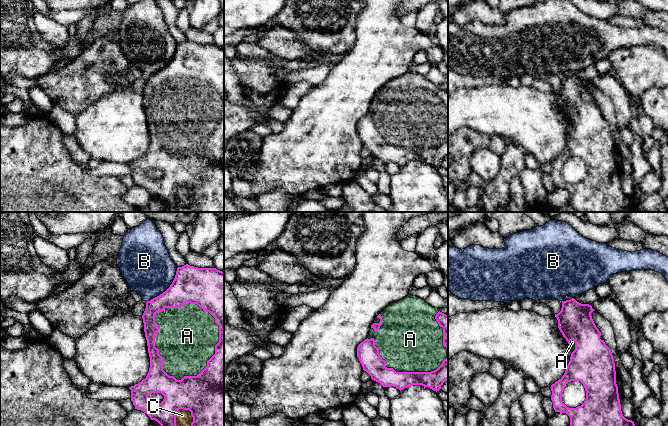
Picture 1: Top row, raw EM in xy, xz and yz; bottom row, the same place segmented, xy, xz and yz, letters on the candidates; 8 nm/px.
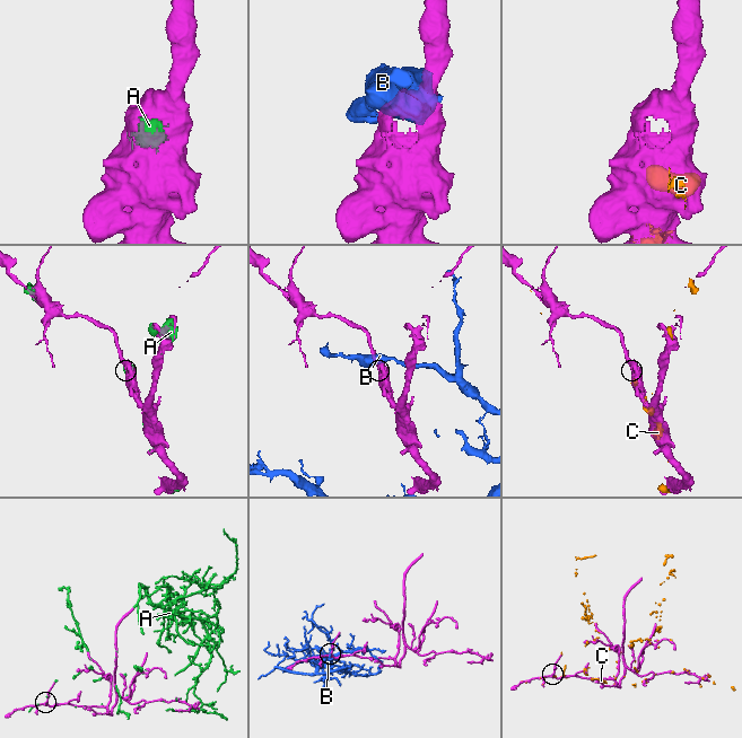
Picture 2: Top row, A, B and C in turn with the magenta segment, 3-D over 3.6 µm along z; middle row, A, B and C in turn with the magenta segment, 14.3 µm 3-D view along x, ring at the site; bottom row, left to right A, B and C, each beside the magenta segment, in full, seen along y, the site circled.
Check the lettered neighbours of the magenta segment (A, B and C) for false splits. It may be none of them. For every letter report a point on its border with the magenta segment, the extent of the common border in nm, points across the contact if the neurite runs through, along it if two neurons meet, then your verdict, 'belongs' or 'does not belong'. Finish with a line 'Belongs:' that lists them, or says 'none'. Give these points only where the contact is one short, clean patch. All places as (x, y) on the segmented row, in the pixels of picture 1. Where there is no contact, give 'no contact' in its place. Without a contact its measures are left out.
A: meets magenta in xy at (215, 347); contact 650 nm long; belongs
B: meets magenta in xy at (168, 288); contact 380 nm long; border along xy (178, 267), (172, 283), (164, 291), (146, 302); does not belong
C: meets magenta in xy at (191, 413); contact 170 nm long; does not belong
Belongs: A

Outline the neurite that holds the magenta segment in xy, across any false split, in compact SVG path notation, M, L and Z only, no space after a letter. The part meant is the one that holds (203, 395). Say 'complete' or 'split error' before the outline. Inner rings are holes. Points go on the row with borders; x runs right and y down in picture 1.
split error | M188 264L178 267L170 287L159 296L146 302L142 319L150 357L150 368L145 379L129 387L131 390L131 401L135 409L143 411L151 420L157 421L161 426L177 426L176 412L179 409L191 412L193 417L191 426L224 426L224 272L216 268L198 268ZM152 393L161 393L164 396L163 401L161 403L149 401L148 396Z

